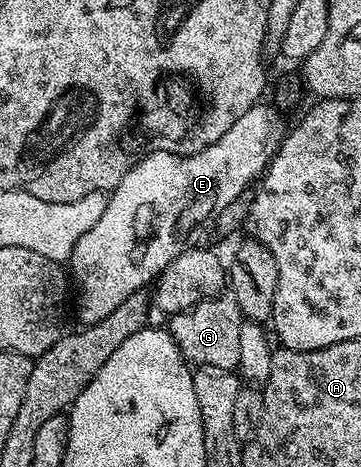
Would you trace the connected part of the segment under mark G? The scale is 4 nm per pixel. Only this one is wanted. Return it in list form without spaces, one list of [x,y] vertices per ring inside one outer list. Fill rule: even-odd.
[[[221,292],[215,298],[202,300],[167,319],[166,329],[178,344],[184,361],[193,367],[213,366],[223,370],[239,367],[238,347],[245,317],[240,313],[236,297],[231,292]]]

